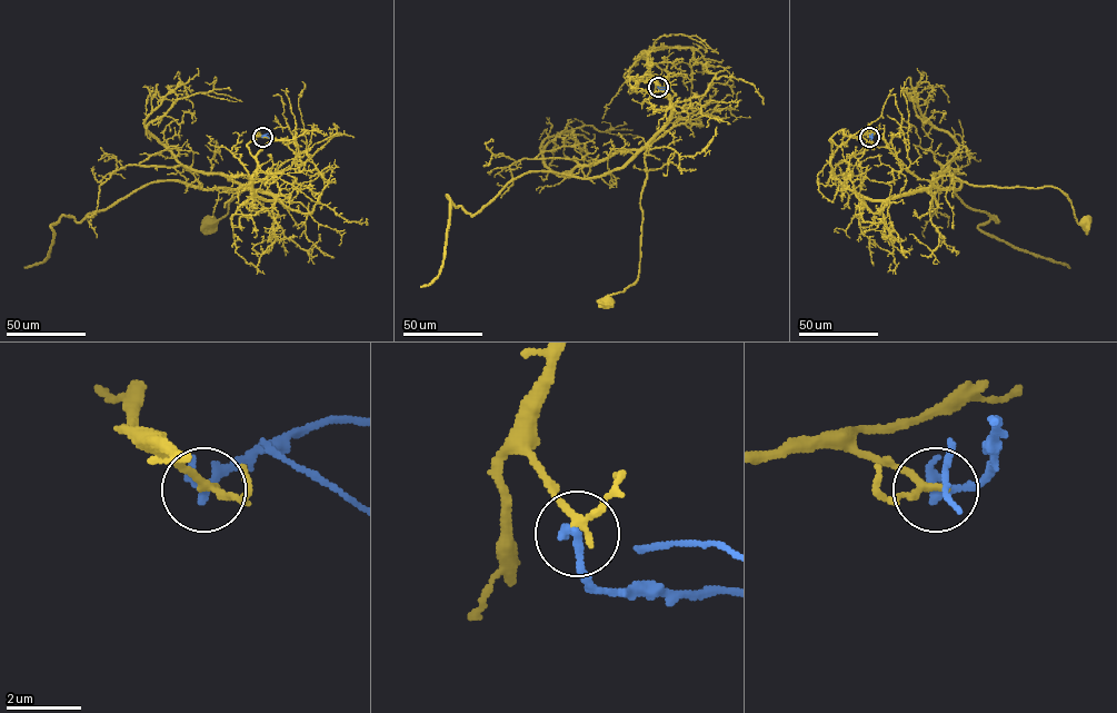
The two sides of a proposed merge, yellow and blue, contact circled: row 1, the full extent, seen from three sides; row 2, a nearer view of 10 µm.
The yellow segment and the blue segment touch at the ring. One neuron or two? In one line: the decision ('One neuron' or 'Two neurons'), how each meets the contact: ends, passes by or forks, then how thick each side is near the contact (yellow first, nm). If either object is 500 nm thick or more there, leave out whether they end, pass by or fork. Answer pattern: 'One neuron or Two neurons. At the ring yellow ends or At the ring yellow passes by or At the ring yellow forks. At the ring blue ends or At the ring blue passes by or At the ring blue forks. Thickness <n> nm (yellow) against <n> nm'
Two neurons. At the ring yellow passes by. At the ring blue ends. Thickness 190 nm (yellow) against 280 nm

